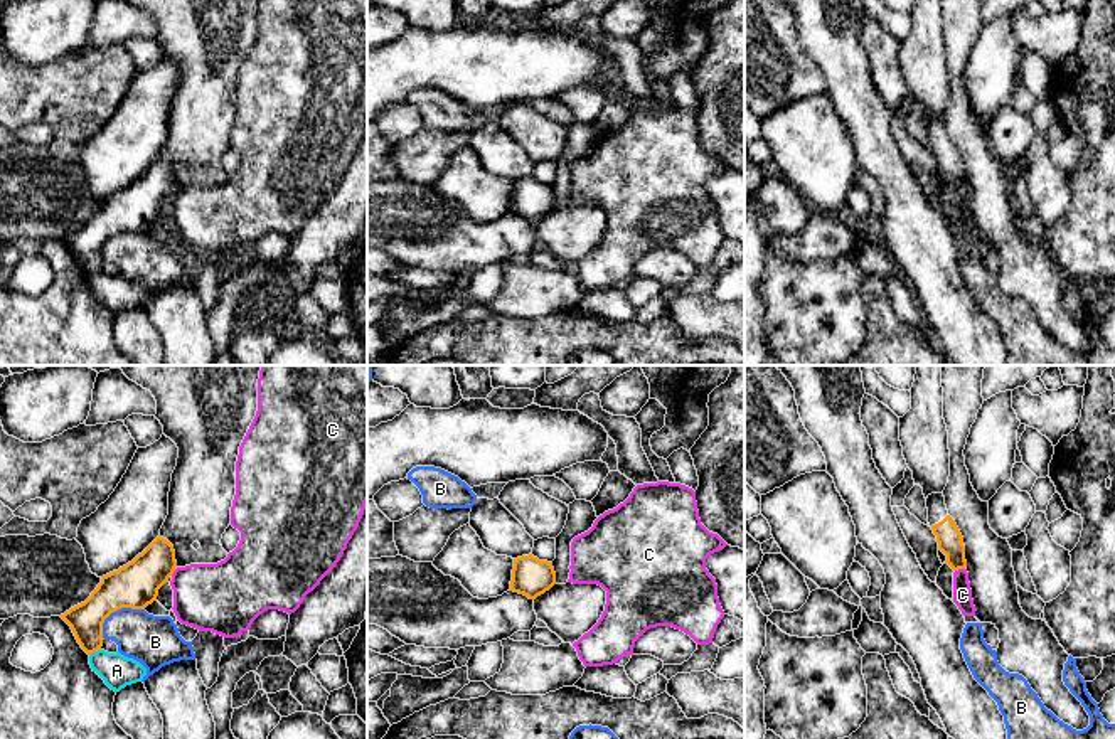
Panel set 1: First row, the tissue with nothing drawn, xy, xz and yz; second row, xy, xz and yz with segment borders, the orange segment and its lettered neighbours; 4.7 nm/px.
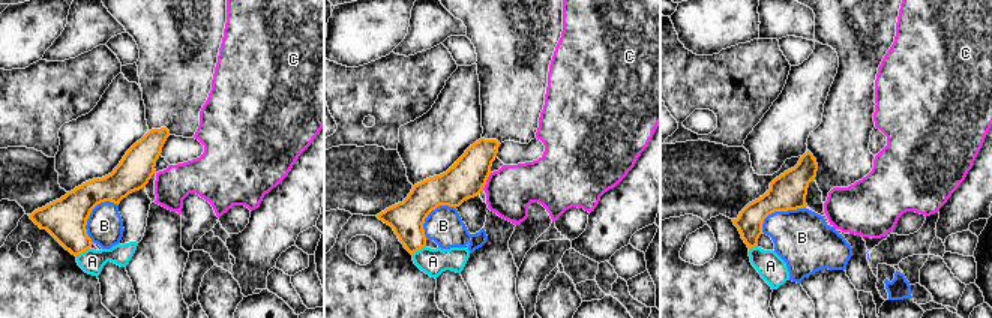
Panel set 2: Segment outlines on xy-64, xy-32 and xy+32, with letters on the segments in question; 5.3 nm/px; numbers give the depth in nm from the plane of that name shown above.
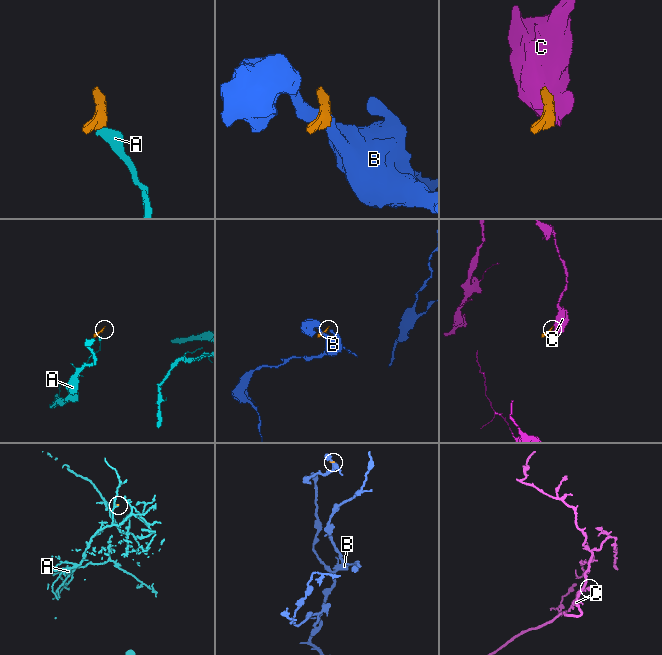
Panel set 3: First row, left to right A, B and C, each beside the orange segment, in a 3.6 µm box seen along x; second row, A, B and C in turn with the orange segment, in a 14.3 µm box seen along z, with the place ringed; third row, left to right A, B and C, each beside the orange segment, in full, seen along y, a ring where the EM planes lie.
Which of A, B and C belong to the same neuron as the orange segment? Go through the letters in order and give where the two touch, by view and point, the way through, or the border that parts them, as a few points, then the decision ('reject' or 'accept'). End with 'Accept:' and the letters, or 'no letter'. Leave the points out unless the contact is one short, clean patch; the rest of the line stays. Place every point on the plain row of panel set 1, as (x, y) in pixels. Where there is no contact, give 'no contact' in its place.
A: xy (95, 273) | along xy (100, 271), (90, 278) | reject
B: xy (115, 233) | along xy (144, 231), (115, 233), (105, 243), (101, 260) | reject
C: yz (959, 191) | along yz (964, 191), (955, 194) | reject
Accept: no letter

